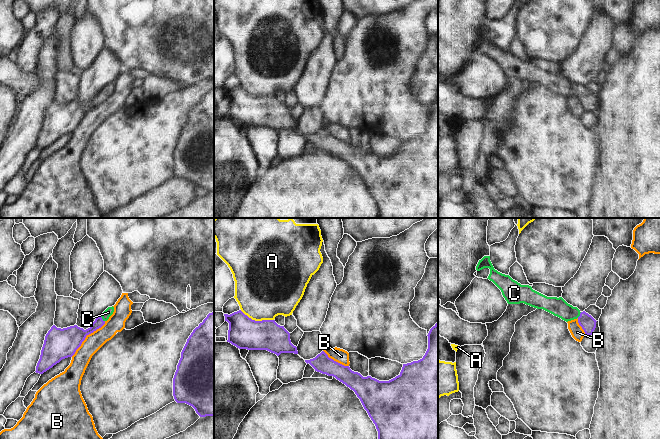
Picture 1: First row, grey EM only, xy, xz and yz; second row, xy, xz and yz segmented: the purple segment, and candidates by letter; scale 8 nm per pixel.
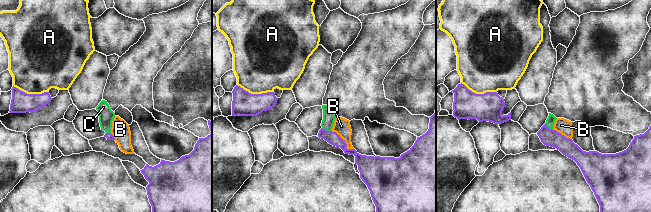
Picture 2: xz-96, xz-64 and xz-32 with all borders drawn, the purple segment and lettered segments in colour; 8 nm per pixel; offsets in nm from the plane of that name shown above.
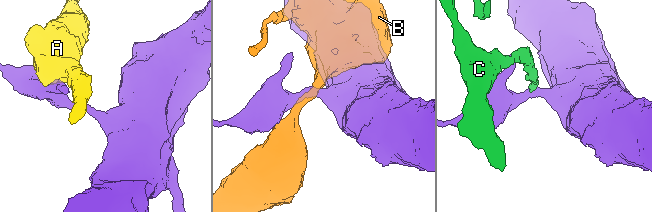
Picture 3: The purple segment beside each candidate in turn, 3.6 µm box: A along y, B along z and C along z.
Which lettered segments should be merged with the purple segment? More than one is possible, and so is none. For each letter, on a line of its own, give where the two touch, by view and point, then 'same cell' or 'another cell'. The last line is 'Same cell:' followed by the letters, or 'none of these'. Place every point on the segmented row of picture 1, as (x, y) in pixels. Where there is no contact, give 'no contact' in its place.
A: contact xz (257, 321); another cell
B: contact xy (86, 335); another cell
C: contact xy (102, 319); same cell
Same cell: C

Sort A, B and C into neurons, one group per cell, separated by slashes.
A / B / C

